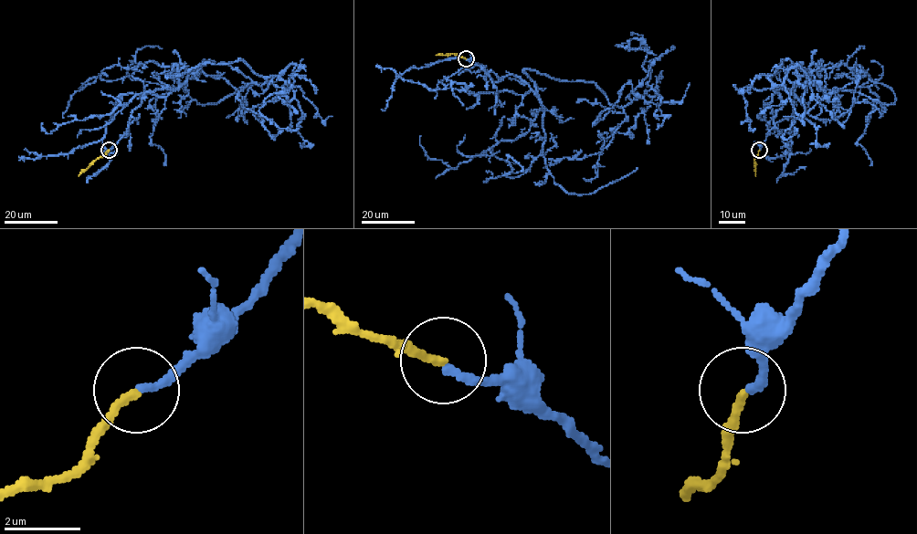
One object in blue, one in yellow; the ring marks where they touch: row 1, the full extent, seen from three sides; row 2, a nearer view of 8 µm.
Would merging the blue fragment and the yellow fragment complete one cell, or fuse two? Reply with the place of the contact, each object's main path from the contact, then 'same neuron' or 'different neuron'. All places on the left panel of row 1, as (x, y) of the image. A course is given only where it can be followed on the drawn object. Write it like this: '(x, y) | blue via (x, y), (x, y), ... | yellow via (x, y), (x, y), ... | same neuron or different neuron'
(109, 150) | blue via (109, 150), (145, 92), (178, 88), (174, 65), (295, 66), (249, 110), (186, 68) | yellow via (109, 150), (78, 175) | same neuron

